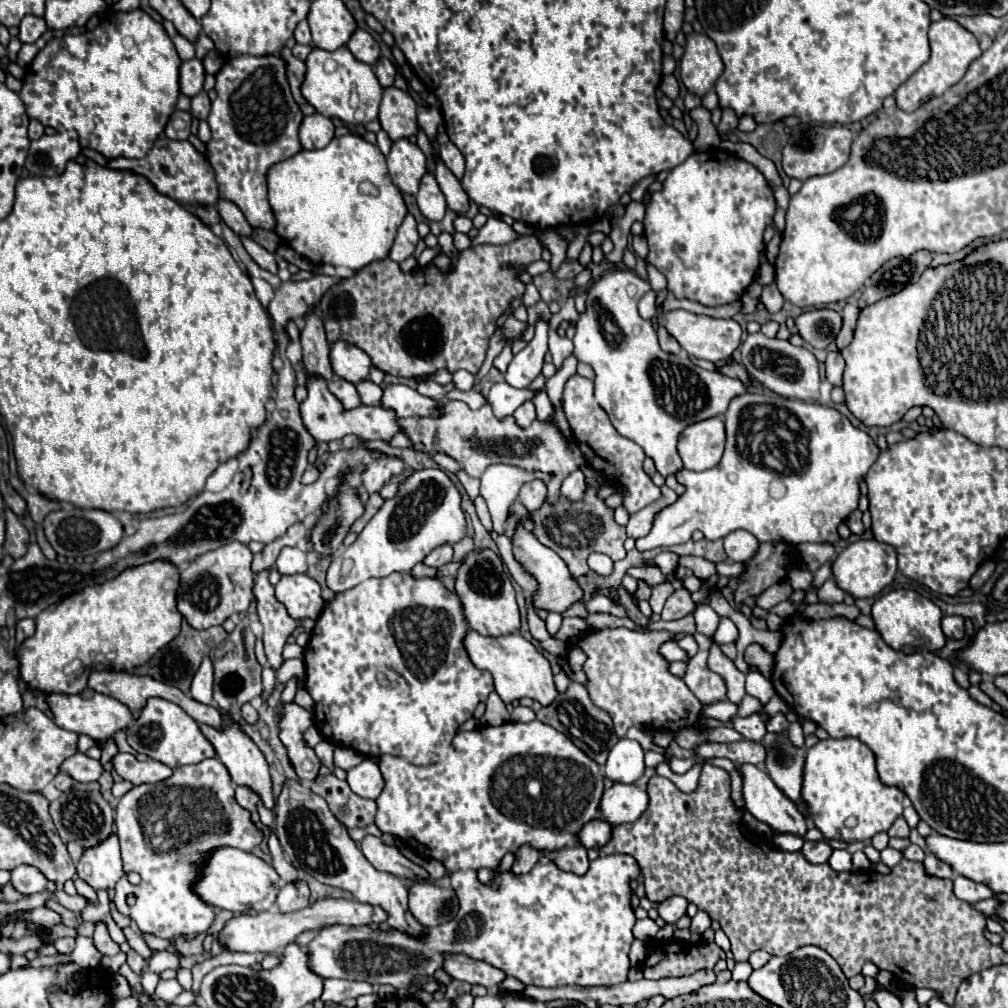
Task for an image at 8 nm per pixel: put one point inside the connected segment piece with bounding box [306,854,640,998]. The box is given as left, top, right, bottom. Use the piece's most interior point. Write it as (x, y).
(547, 928)

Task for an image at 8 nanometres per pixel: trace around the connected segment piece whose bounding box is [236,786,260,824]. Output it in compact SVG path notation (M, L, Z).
M236 786L236 800L238 800L238 804L242 806L242 808L246 808L246 810L250 810L252 812L252 820L258 824L260 822L260 816L258 816L258 812L256 812L256 802L258 802L258 794L254 792L254 790L250 790L248 786Z

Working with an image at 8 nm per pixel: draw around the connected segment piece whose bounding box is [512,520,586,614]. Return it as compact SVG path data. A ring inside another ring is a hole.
M518 520L516 524L516 530L514 530L514 536L512 536L512 552L514 552L514 558L522 564L522 568L534 576L534 580L538 582L538 590L532 594L532 604L534 604L534 610L546 610L546 612L566 612L572 604L576 602L584 602L584 592L578 584L576 578L572 578L566 562L548 546L544 546L530 530L524 528L524 522Z

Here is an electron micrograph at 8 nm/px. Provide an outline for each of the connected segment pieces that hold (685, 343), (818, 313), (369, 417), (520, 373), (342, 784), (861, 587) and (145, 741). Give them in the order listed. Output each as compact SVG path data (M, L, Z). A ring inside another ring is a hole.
M670 310L670 312L660 312L658 314L658 326L666 328L670 336L674 336L678 340L678 344L694 358L704 358L704 360L712 360L712 362L720 362L728 356L732 356L732 352L738 348L740 344L740 326L736 320L716 320L716 318L708 318L708 316L698 316L698 314L690 314L686 310Z
M818 308L818 310L810 310L810 312L802 312L796 318L796 328L798 334L814 348L828 348L836 334L842 328L842 316L840 312L828 310L828 308Z
M308 374L306 388L308 388L308 398L300 404L300 412L302 412L302 420L308 428L308 432L318 442L340 440L346 434L354 434L362 440L390 440L390 436L400 432L394 412L386 412L384 408L378 408L378 406L358 406L354 410L346 410L340 404L340 400L328 390L326 380L322 376Z
M538 318L534 324L534 338L526 344L524 350L514 354L506 370L506 382L514 388L528 388L530 382L542 372L546 352L548 352L548 322Z
M334 774L316 776L310 782L310 790L328 802L330 812L346 828L362 828L374 822L376 802L354 794L346 780L338 780Z
M856 540L850 542L834 560L832 560L832 576L846 594L854 598L874 598L880 594L896 576L896 552L890 544L882 544L872 540Z
M148 698L140 716L126 728L126 740L136 752L148 754L152 760L158 760L170 768L198 764L204 758L214 756L214 746L202 736L198 724L178 704L162 698Z

